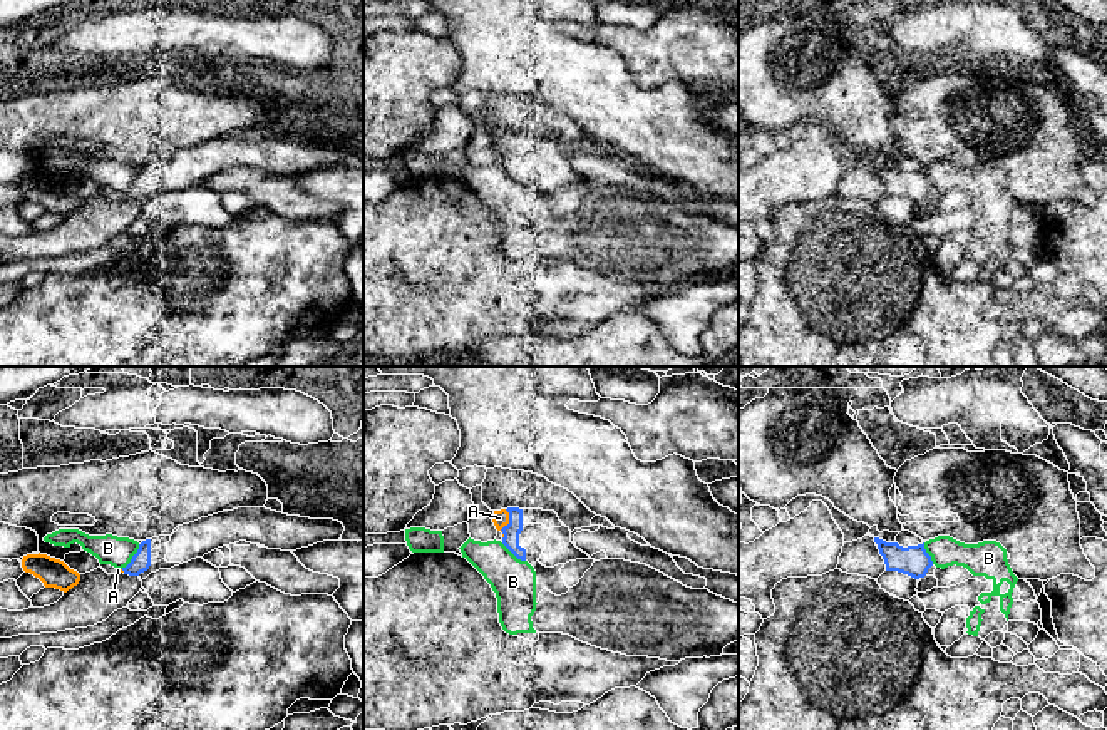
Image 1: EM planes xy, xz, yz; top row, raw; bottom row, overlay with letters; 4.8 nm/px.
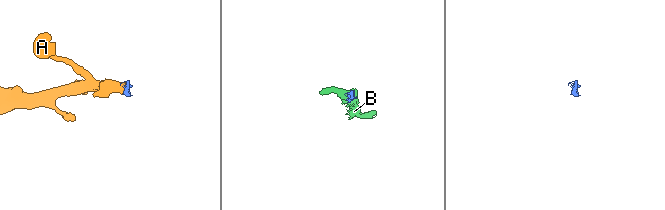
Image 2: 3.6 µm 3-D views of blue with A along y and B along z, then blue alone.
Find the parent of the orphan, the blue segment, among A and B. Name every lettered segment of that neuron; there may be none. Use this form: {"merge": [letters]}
{"merge": ["A"]}

